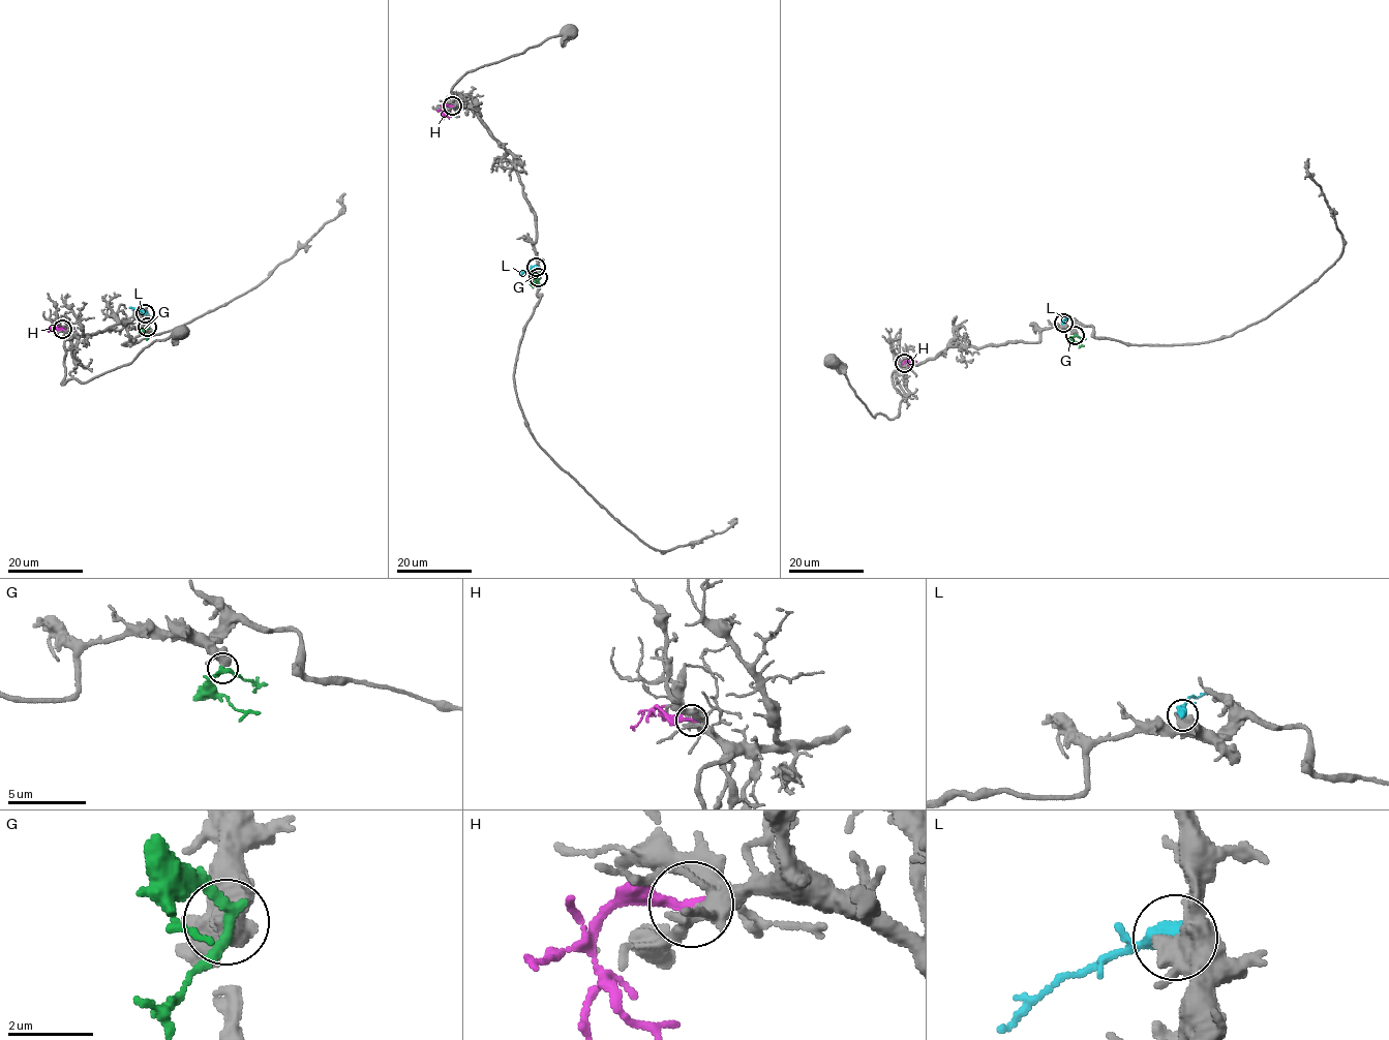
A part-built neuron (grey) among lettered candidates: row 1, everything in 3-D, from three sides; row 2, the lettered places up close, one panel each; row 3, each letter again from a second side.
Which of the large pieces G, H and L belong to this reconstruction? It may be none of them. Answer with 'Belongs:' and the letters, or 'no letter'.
Belongs: H

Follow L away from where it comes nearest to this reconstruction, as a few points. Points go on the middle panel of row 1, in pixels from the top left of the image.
L: (536, 267), (520, 275)

